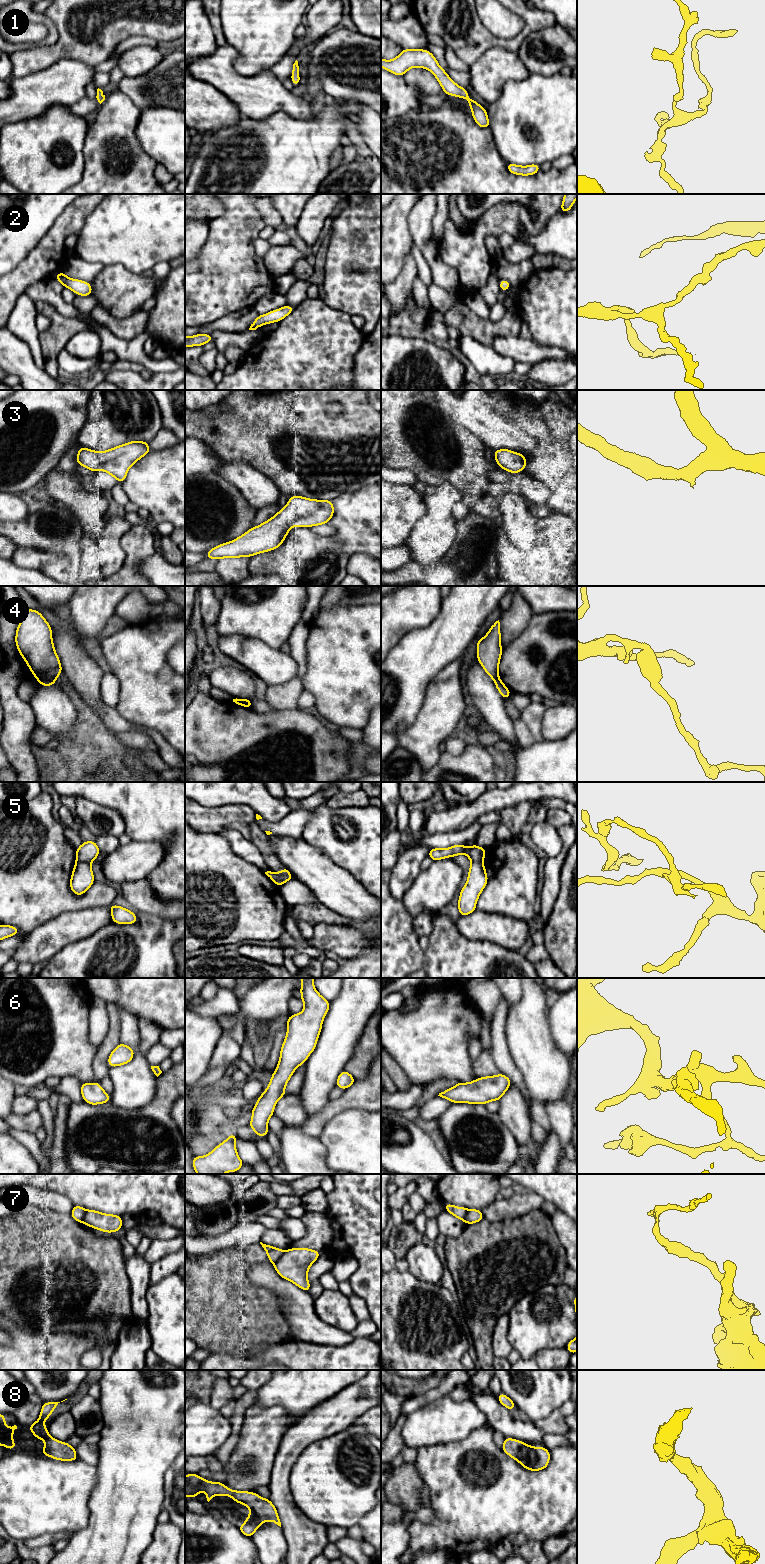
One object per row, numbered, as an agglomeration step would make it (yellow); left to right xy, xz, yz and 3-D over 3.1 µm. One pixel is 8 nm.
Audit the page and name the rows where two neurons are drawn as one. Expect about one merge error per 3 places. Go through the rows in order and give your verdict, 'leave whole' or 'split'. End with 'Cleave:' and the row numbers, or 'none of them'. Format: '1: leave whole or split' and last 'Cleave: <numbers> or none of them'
1: leave whole
2: leave whole
3: leave whole
4: split
5: split
6: leave whole
7: split
8: leave whole
Cleave: 4, 5, 7

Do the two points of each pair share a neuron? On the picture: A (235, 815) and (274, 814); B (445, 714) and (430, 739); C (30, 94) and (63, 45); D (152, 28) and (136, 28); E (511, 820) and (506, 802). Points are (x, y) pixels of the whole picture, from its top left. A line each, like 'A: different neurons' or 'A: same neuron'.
A: different neurons
B: same neuron
C: different neurons
D: same neuron
E: different neurons

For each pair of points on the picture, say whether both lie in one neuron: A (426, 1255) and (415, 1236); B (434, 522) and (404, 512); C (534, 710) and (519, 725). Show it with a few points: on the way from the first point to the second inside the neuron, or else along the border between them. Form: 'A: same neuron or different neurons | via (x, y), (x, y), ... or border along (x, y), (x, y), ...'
A: different neurons | border along (421, 1241), (414, 1244), (404, 1257)
B: different neurons | border along (425, 512), (406, 537)
C: different neurons | border along (520, 718), (535, 741)

